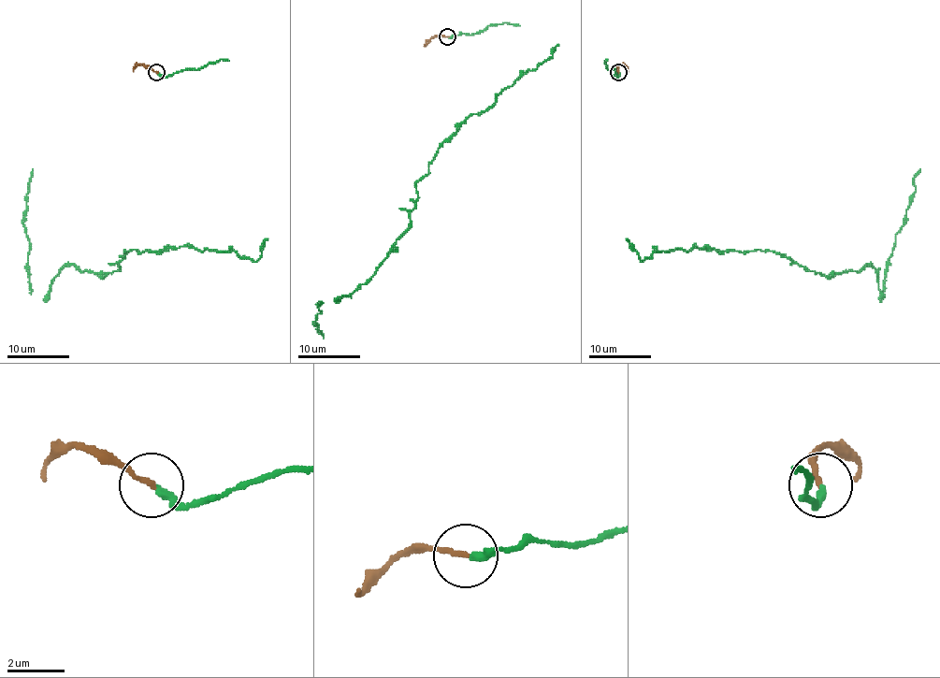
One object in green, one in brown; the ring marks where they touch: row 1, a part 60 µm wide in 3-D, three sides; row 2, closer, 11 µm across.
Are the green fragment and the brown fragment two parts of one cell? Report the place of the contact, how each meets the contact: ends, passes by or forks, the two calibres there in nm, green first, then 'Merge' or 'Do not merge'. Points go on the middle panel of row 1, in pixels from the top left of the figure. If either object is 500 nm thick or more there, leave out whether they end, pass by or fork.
Place: (447, 36). At the ring green ends. At the ring brown ends. Thickness 240 nm (green) against 180 nm. Merge

